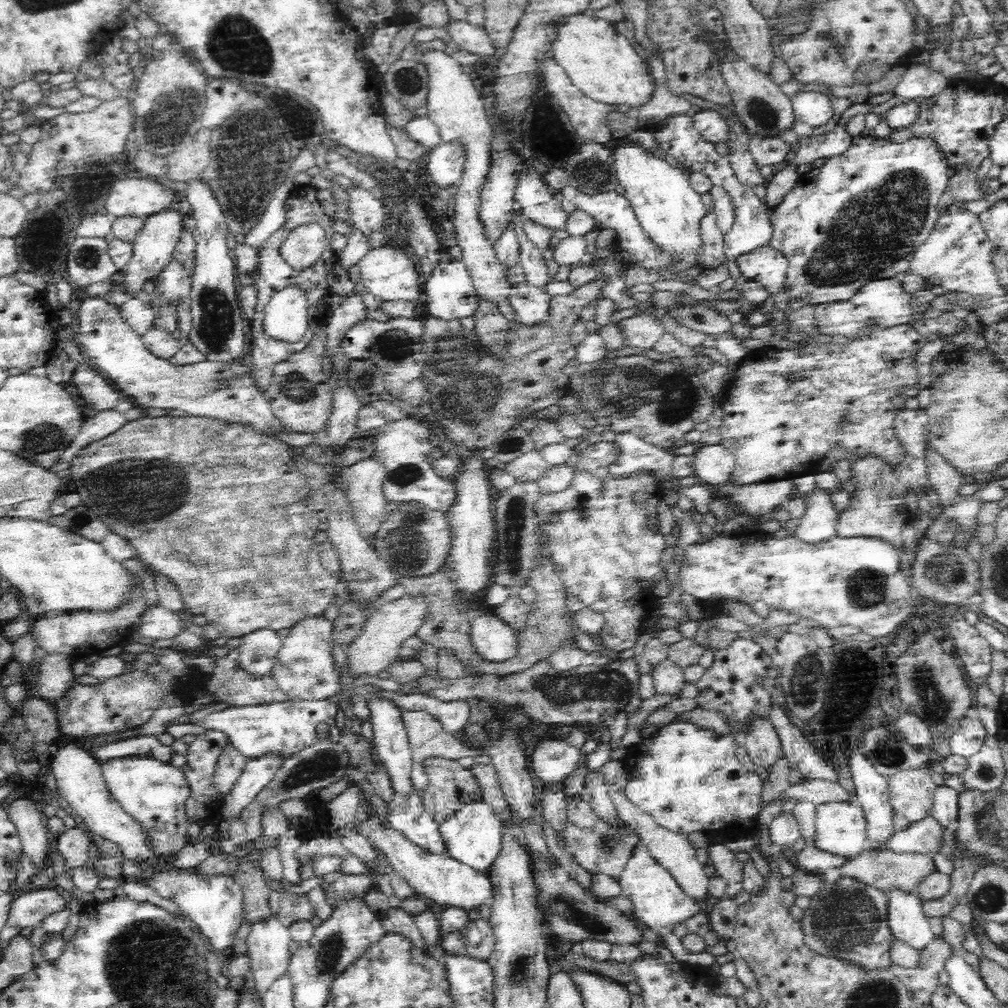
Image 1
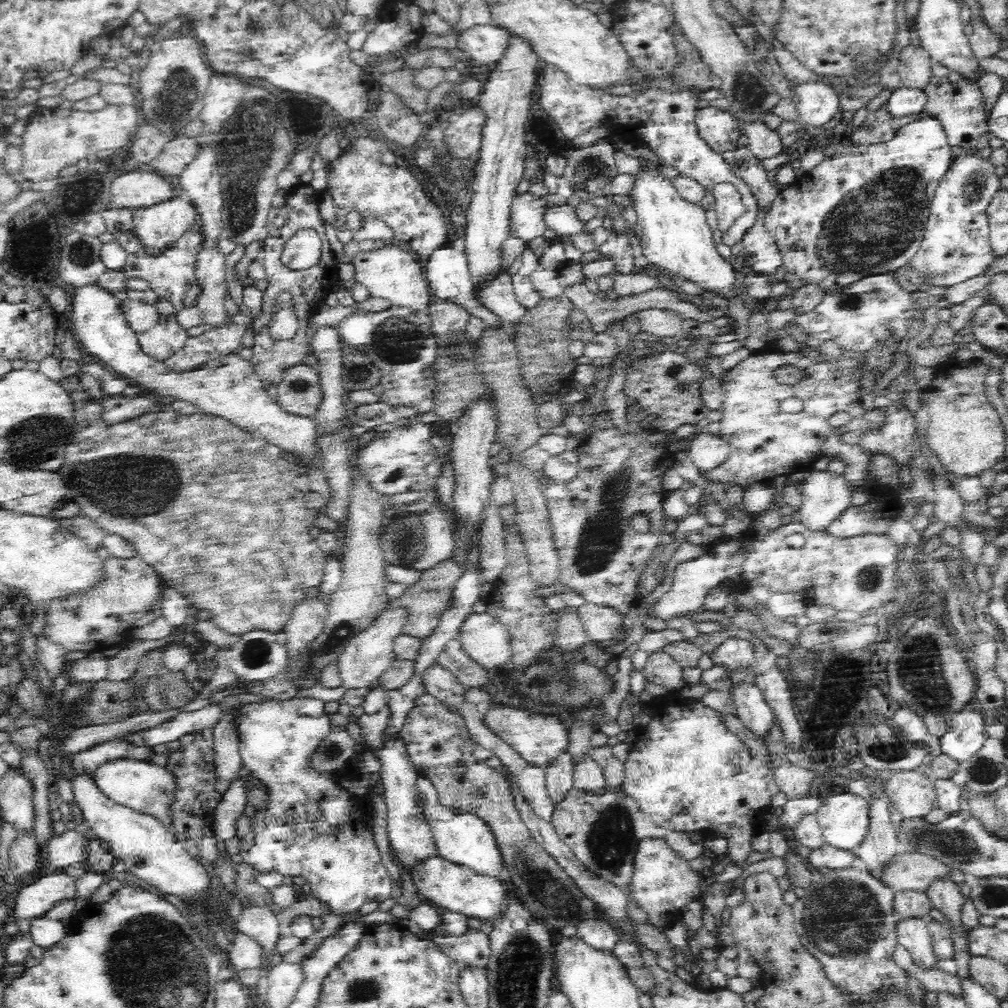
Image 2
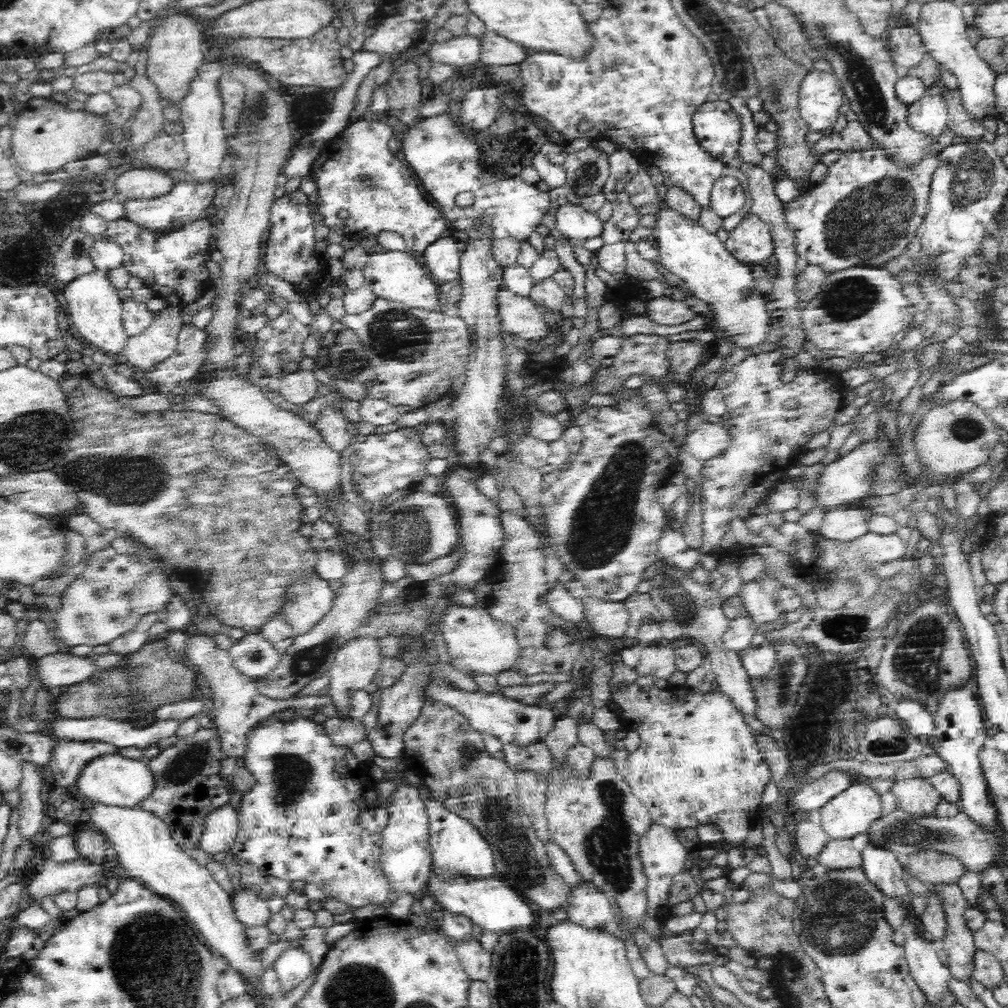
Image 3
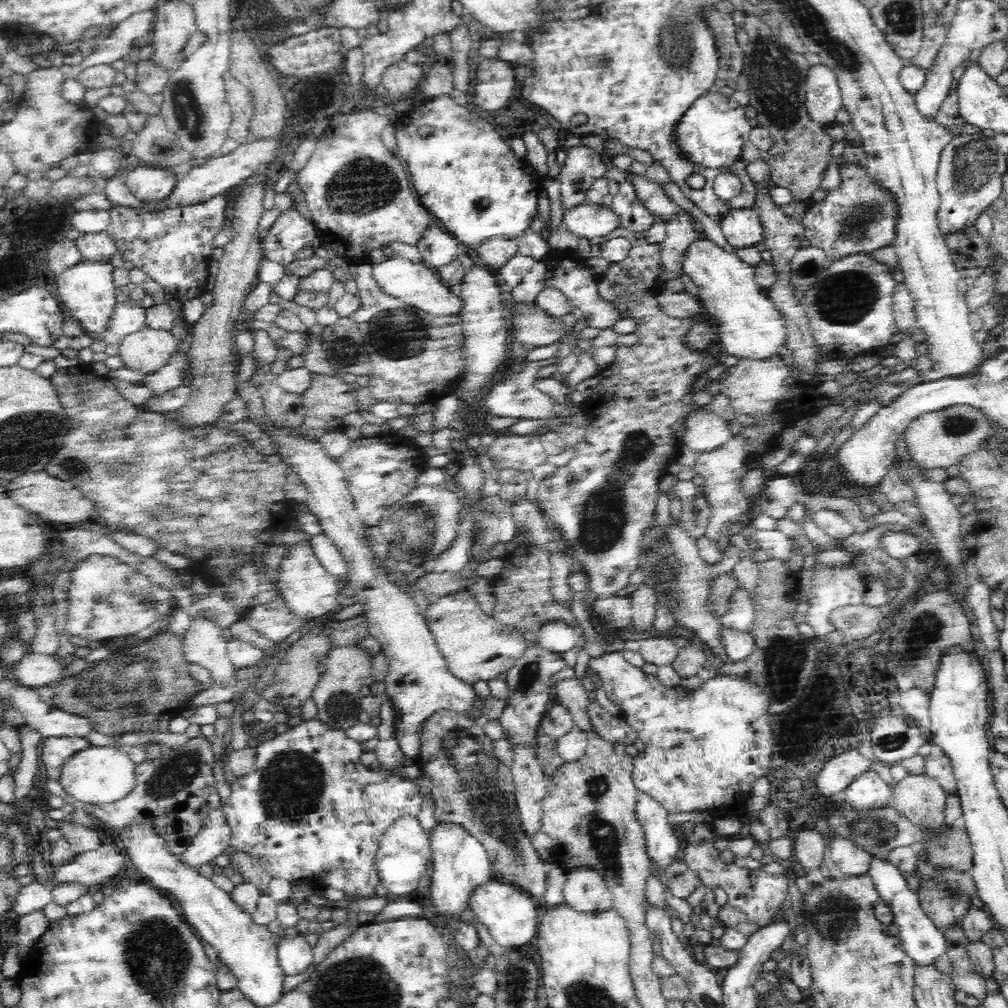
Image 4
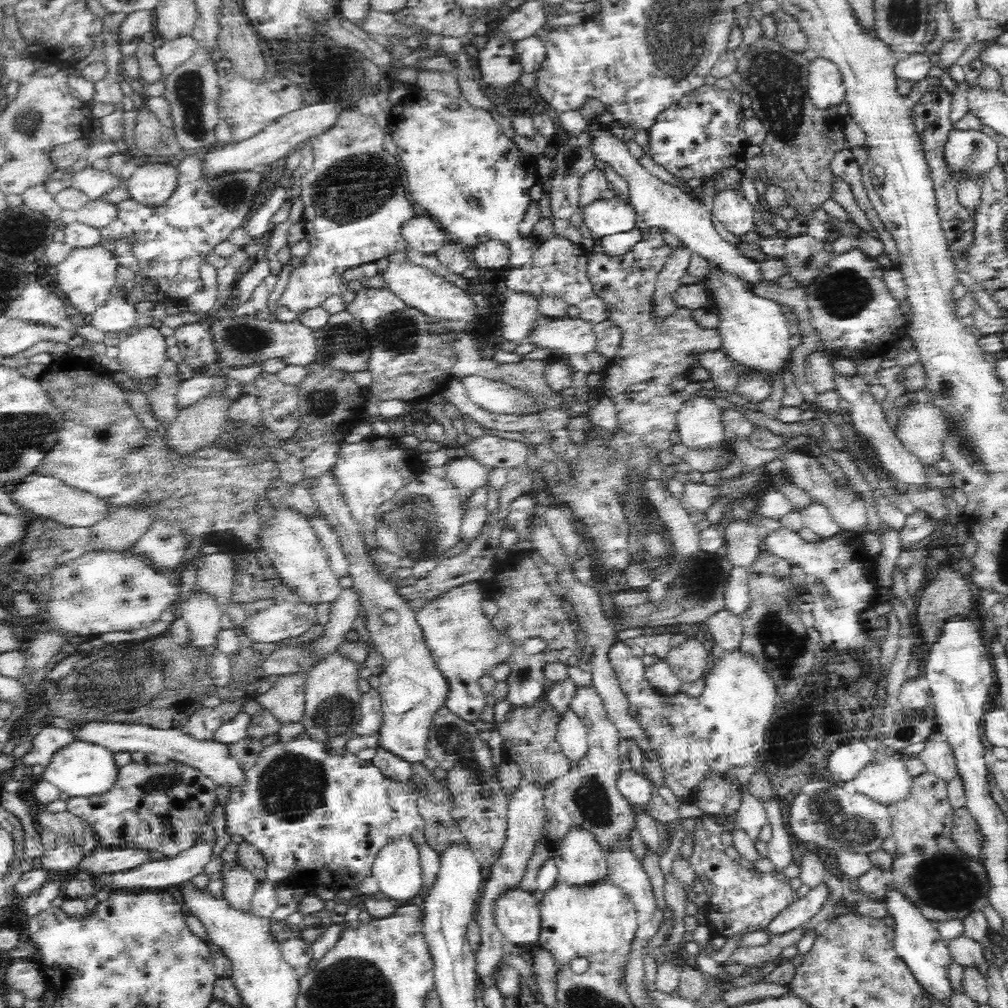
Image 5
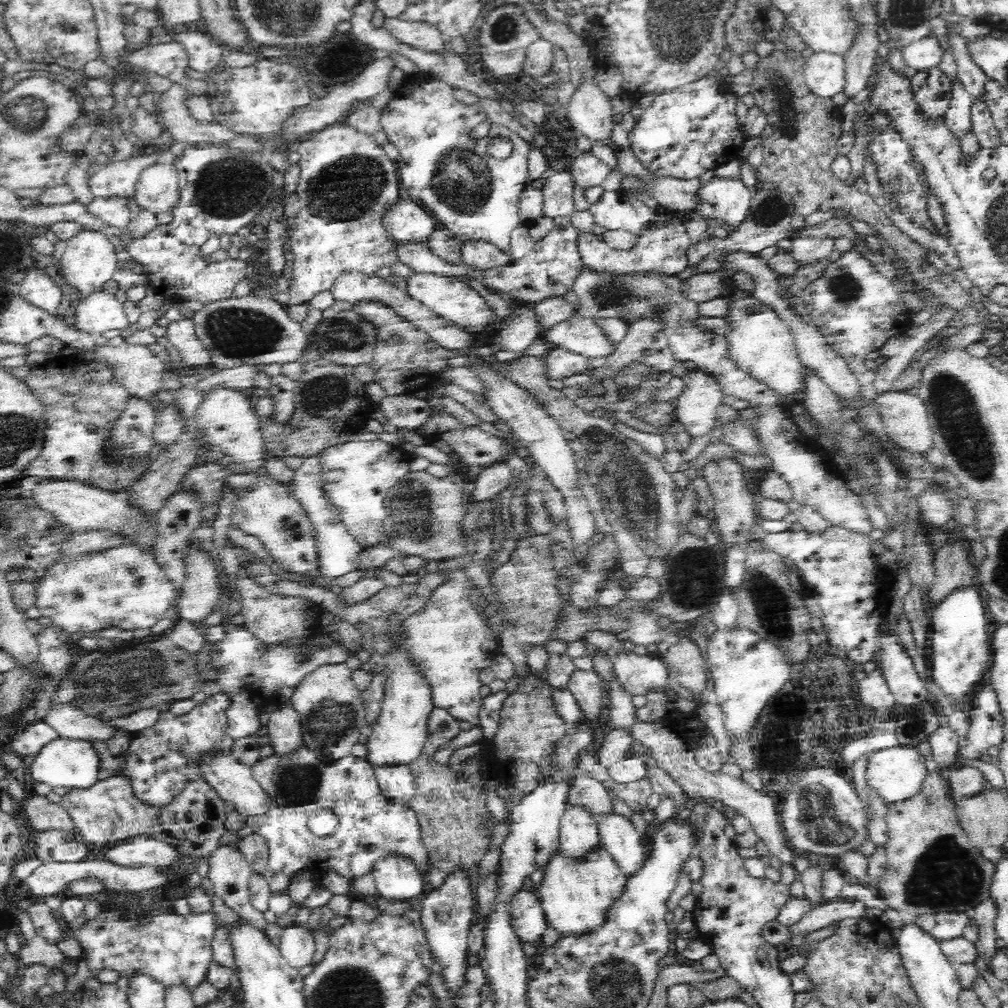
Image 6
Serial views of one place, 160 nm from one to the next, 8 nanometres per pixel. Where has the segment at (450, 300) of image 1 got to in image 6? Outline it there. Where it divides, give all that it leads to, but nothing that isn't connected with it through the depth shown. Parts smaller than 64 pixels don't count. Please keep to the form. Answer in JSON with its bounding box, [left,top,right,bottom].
[384,200,439,246]

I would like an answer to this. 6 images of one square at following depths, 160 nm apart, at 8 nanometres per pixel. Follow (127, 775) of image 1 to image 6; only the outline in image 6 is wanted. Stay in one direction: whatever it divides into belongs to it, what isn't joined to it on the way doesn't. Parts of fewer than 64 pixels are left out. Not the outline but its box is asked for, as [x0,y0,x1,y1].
[27,737,101,791]

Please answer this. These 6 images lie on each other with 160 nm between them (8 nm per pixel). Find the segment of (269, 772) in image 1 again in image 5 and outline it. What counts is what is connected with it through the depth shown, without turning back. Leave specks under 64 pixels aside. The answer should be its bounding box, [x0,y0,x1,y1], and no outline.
[94,840,215,890]

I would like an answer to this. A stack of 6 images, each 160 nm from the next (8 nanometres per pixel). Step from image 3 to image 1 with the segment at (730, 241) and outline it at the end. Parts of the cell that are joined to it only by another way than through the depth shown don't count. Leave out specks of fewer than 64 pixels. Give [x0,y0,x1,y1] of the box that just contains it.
[736,246,788,295]

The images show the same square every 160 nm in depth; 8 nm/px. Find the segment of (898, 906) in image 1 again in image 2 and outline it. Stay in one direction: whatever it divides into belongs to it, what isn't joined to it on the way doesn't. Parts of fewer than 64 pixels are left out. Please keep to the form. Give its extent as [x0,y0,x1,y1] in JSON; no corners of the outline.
[896,918,936,965]

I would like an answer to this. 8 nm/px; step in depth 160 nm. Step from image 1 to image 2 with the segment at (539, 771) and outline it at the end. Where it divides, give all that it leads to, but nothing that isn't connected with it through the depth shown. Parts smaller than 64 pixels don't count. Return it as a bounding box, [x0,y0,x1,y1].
[483,703,568,771]

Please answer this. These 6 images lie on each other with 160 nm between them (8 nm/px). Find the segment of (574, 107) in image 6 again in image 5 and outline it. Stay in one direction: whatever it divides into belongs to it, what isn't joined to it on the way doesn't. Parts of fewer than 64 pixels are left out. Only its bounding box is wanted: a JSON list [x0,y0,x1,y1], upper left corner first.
[587,118,762,284]

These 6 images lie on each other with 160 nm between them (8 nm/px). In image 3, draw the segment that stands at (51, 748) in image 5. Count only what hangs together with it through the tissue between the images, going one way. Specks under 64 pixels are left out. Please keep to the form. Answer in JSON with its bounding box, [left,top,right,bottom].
[50,740,118,788]

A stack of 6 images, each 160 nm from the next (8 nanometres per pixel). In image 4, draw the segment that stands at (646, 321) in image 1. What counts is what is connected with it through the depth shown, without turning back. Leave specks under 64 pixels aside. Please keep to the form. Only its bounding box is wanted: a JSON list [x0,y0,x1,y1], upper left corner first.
[656,289,702,319]

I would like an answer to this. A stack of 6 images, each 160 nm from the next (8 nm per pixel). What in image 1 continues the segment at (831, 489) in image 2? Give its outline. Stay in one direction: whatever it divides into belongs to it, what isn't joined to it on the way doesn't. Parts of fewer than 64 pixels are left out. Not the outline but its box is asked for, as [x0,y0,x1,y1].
[791,488,837,544]

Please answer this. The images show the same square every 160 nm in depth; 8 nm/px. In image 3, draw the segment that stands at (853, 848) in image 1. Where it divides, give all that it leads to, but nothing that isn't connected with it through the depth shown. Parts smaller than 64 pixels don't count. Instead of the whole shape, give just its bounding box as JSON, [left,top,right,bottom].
[819,784,882,840]

